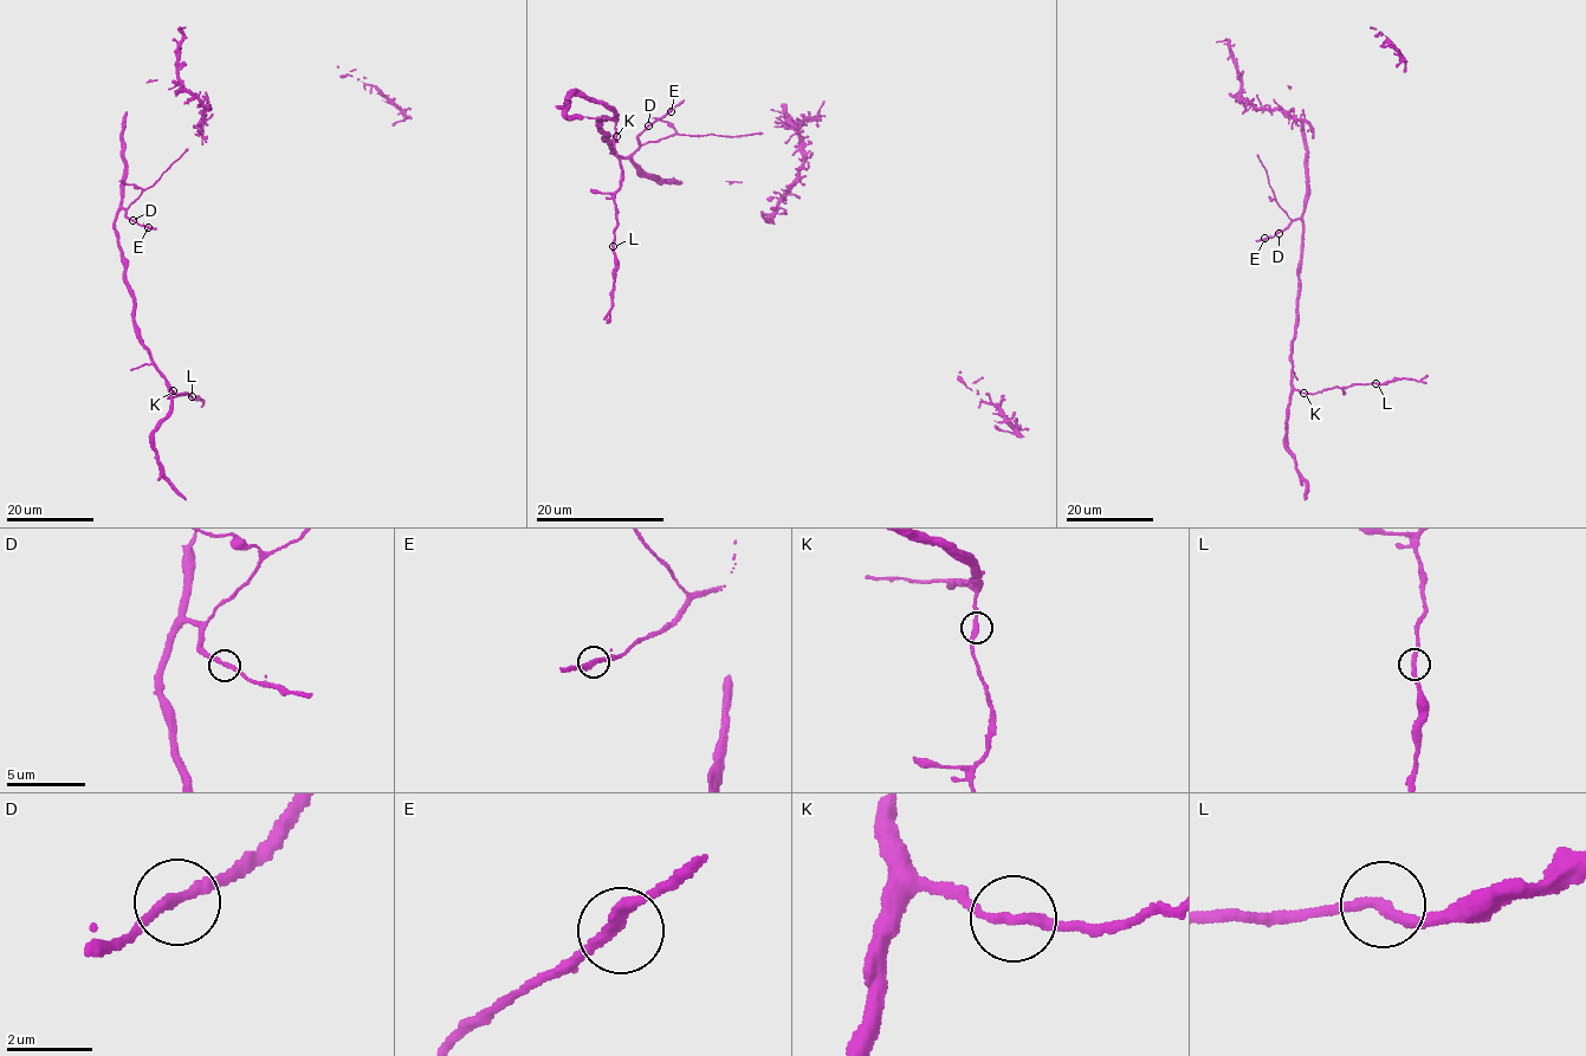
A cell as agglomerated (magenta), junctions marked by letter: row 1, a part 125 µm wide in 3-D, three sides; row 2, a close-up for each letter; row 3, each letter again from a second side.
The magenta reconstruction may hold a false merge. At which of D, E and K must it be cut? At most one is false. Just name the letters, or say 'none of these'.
none of these

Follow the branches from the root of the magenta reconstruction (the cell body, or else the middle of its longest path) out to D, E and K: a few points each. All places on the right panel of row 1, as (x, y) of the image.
D: (1276, 201), (1290, 220), (1279, 233)
E: (1276, 201), (1290, 222), (1264, 238)
K: (1276, 201), (1292, 219), (1302, 224), (1302, 258), (1289, 358), (1290, 381), (1303, 393)

